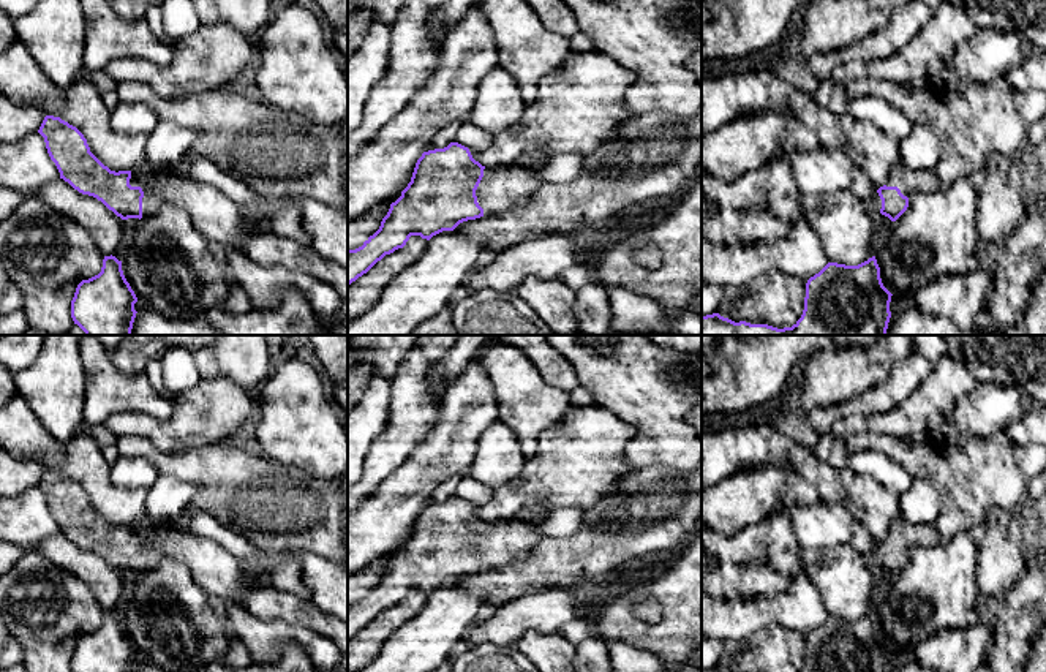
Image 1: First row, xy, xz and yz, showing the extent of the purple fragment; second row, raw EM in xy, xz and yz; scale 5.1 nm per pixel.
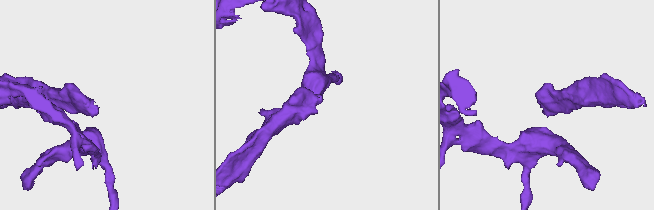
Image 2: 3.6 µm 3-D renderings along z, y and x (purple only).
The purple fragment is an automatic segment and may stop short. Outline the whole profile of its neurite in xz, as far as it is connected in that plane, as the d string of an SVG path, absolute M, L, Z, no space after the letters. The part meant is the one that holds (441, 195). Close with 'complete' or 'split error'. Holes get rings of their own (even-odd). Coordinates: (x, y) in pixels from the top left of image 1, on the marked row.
M458 142L423 152L416 163L411 182L401 191L401 196L390 204L379 229L362 247L348 250L348 286L386 255L403 248L411 236L430 240L442 231L453 231L463 221L501 215L526 206L544 183L539 172L550 160L550 157L537 153L528 163L485 168L472 158L468 147Z; split error

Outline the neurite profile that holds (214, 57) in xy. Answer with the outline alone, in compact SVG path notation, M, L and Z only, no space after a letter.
M228 24L201 25L175 40L169 65L144 59L111 60L104 70L115 81L144 82L163 98L185 98L237 87L251 71L258 55L256 38Z

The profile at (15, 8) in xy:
M0 0L0 9L3 9L13 19L28 13L38 0Z

